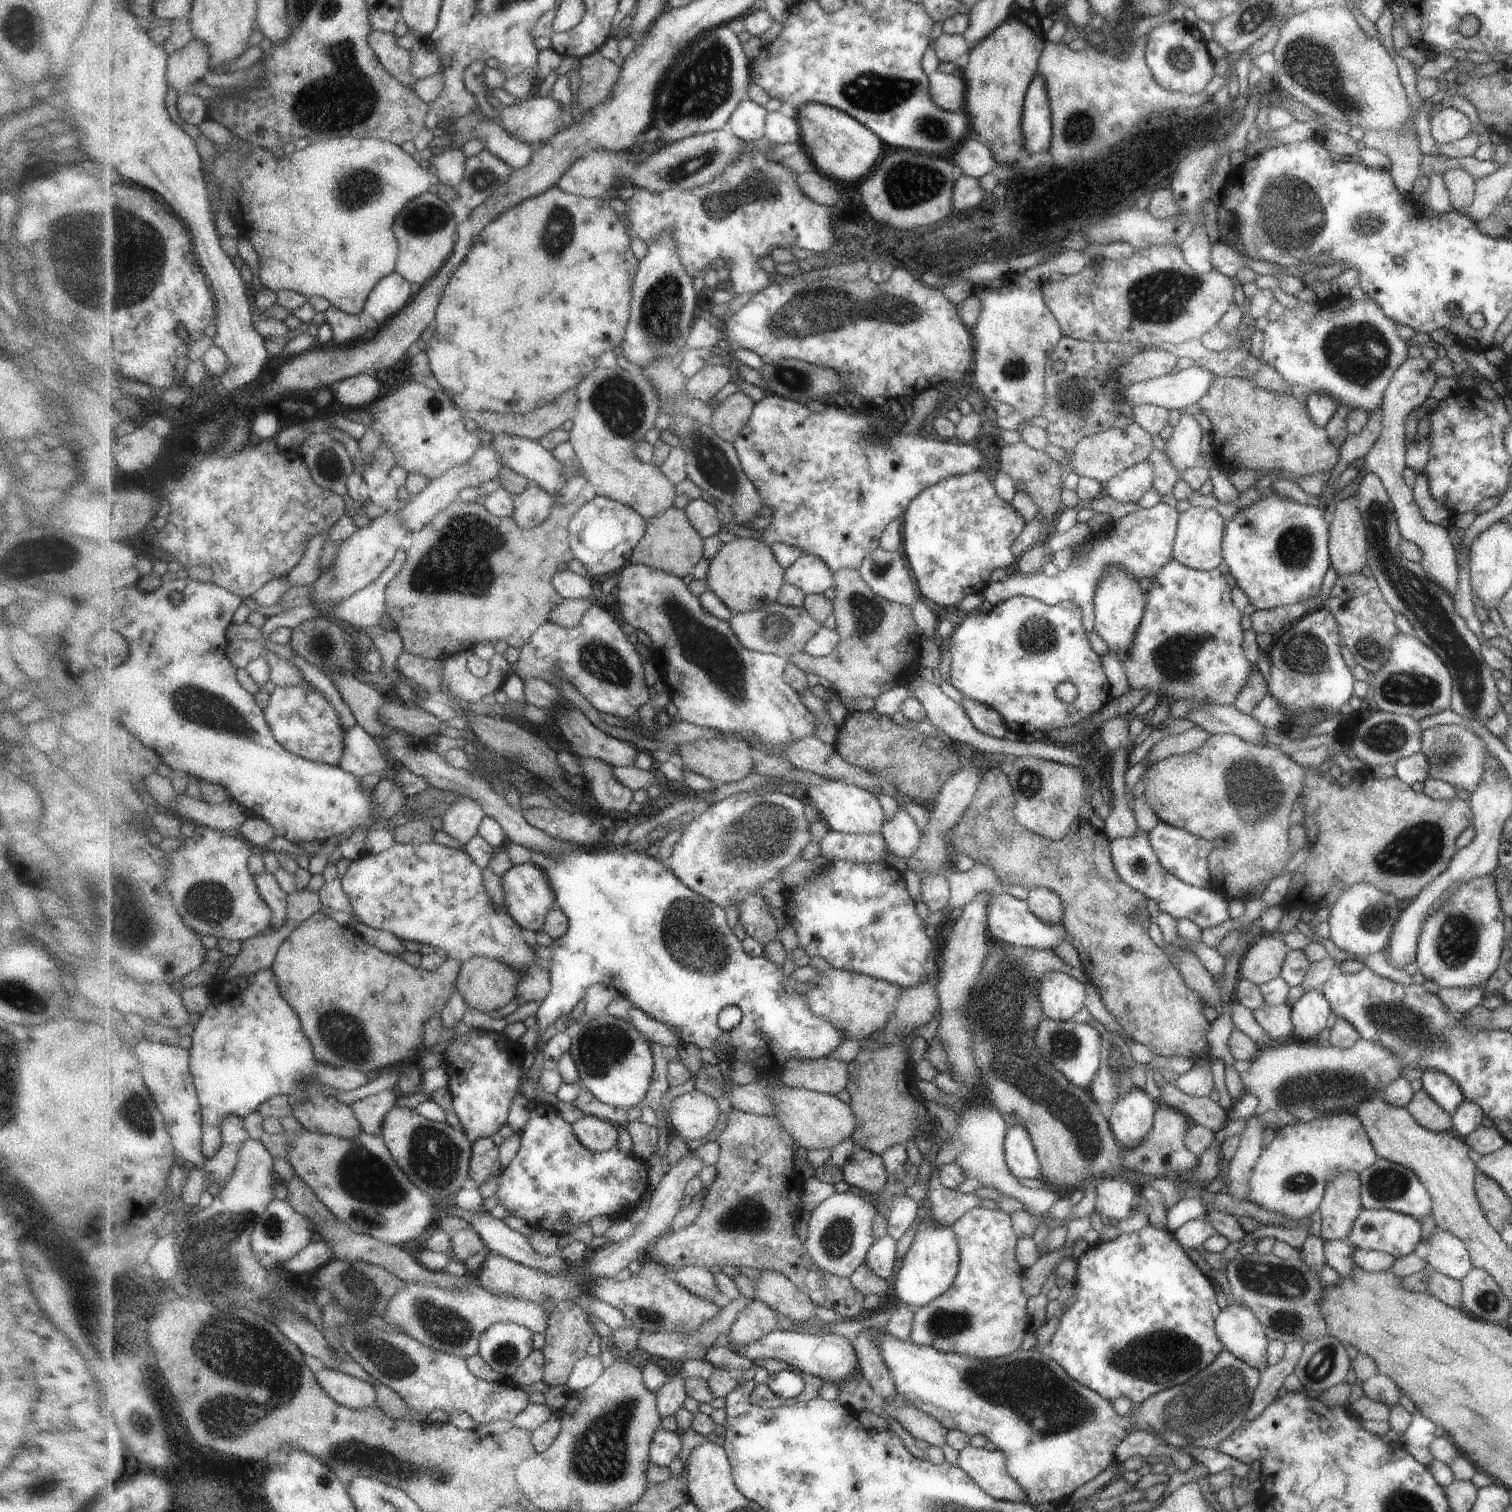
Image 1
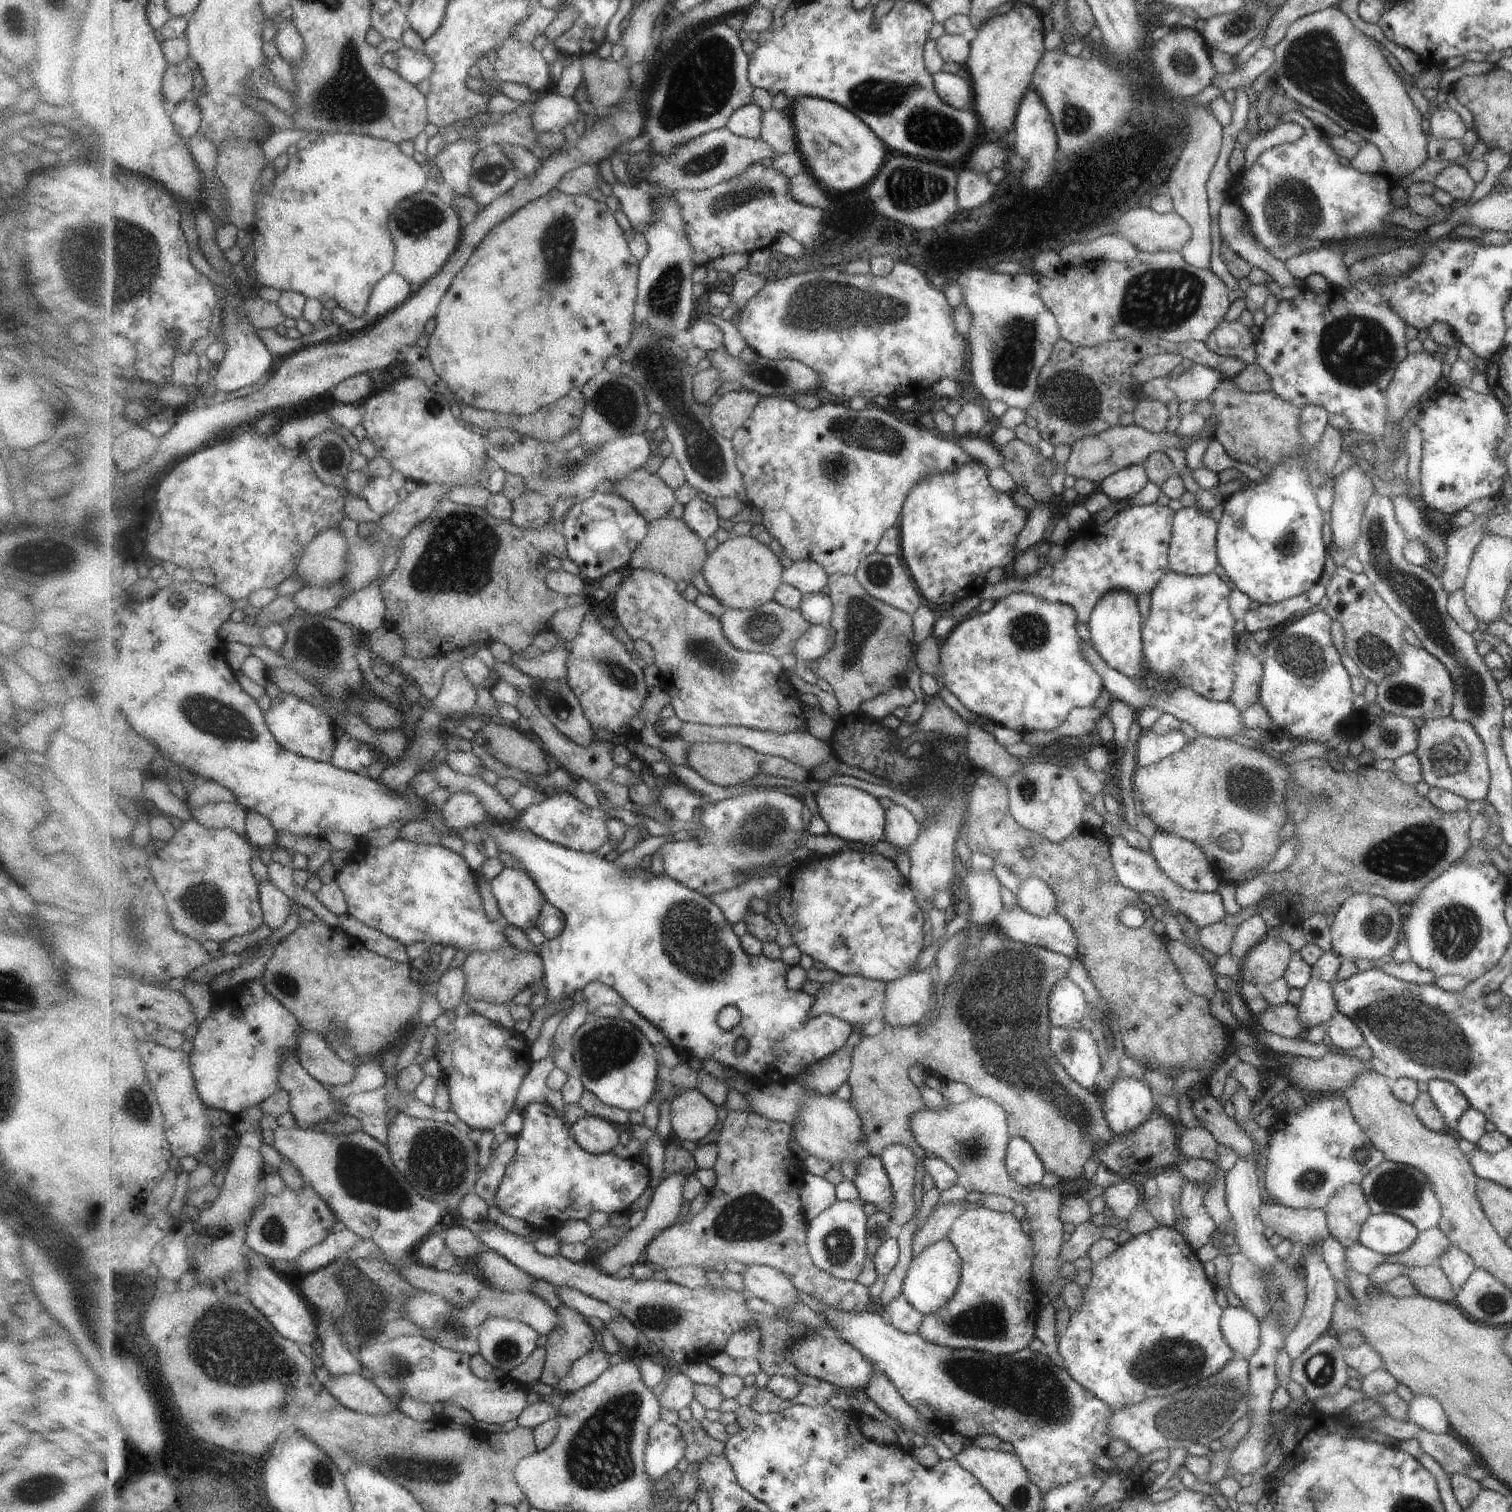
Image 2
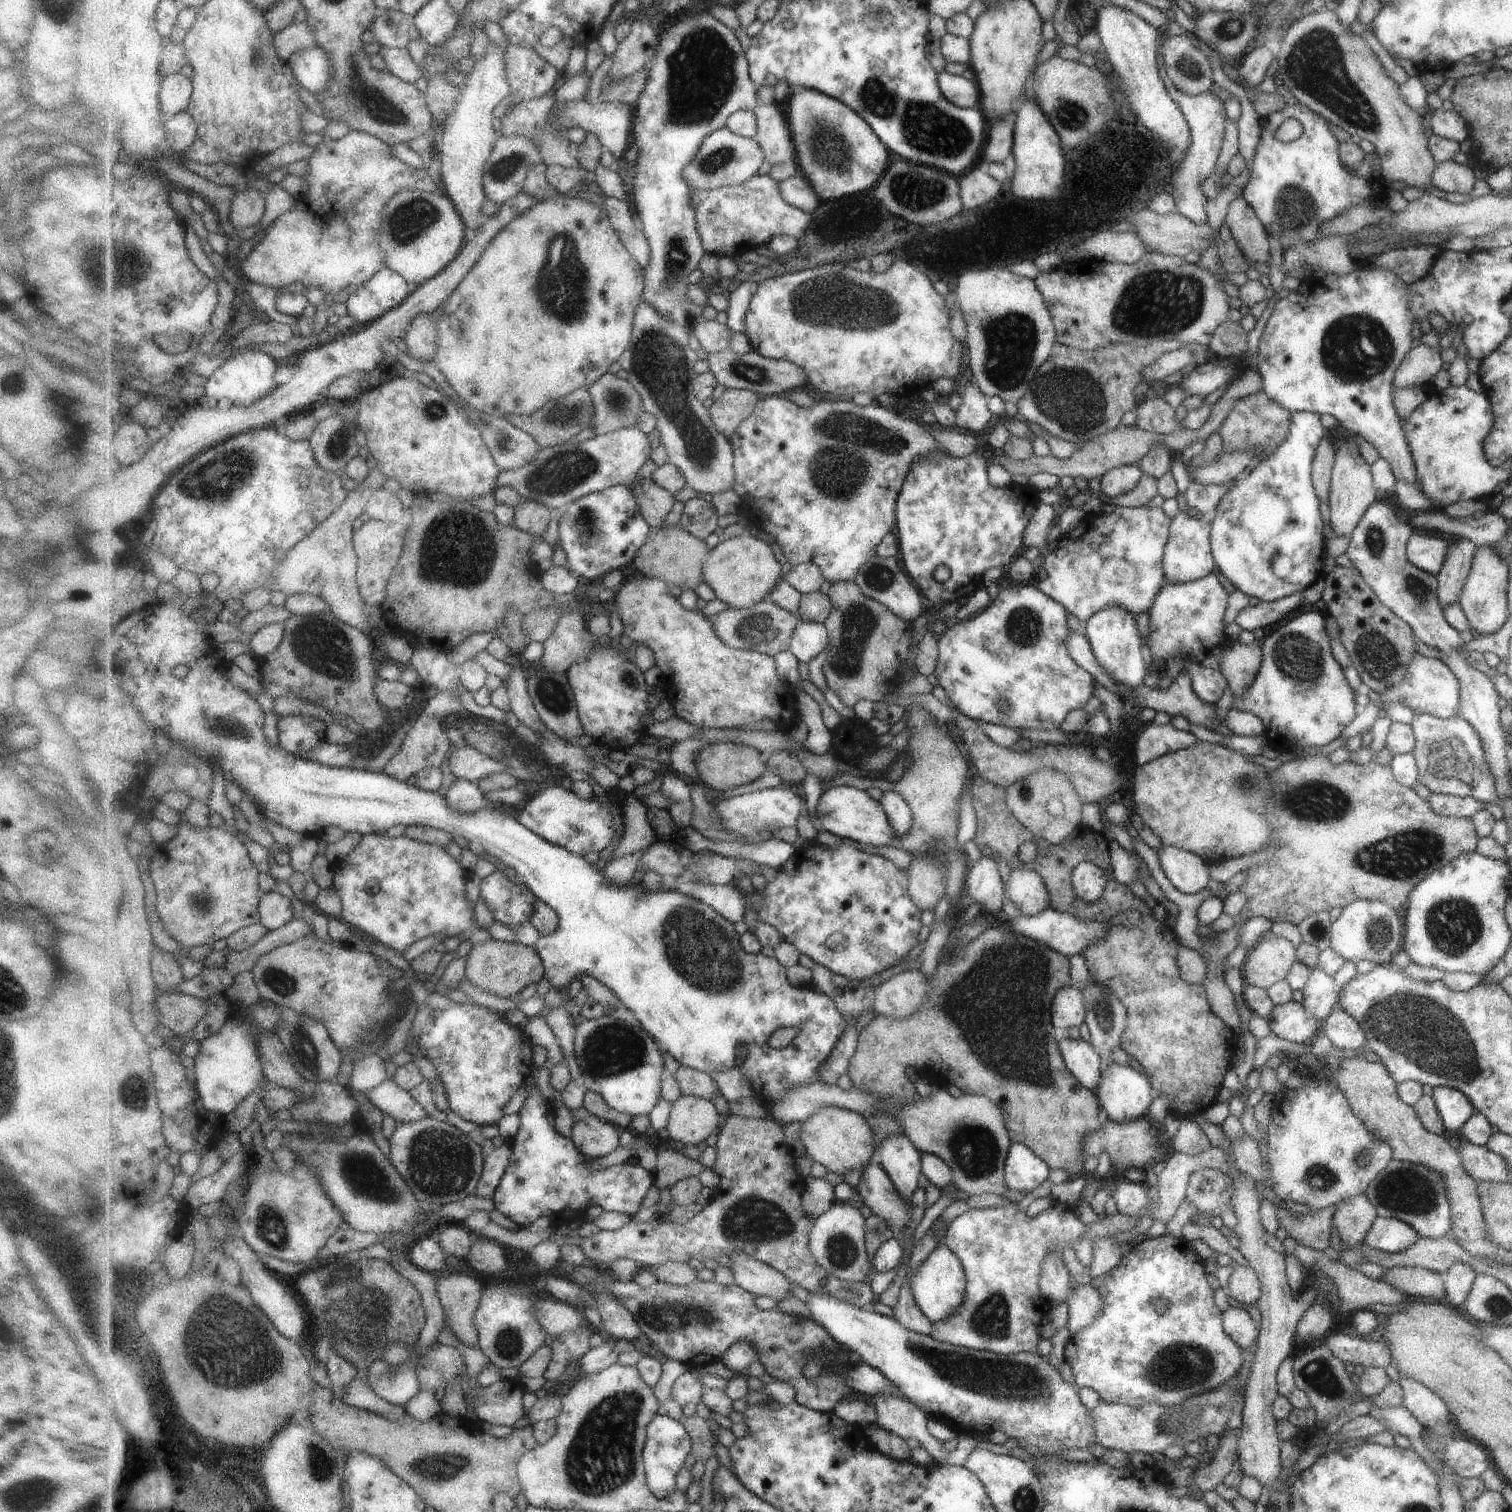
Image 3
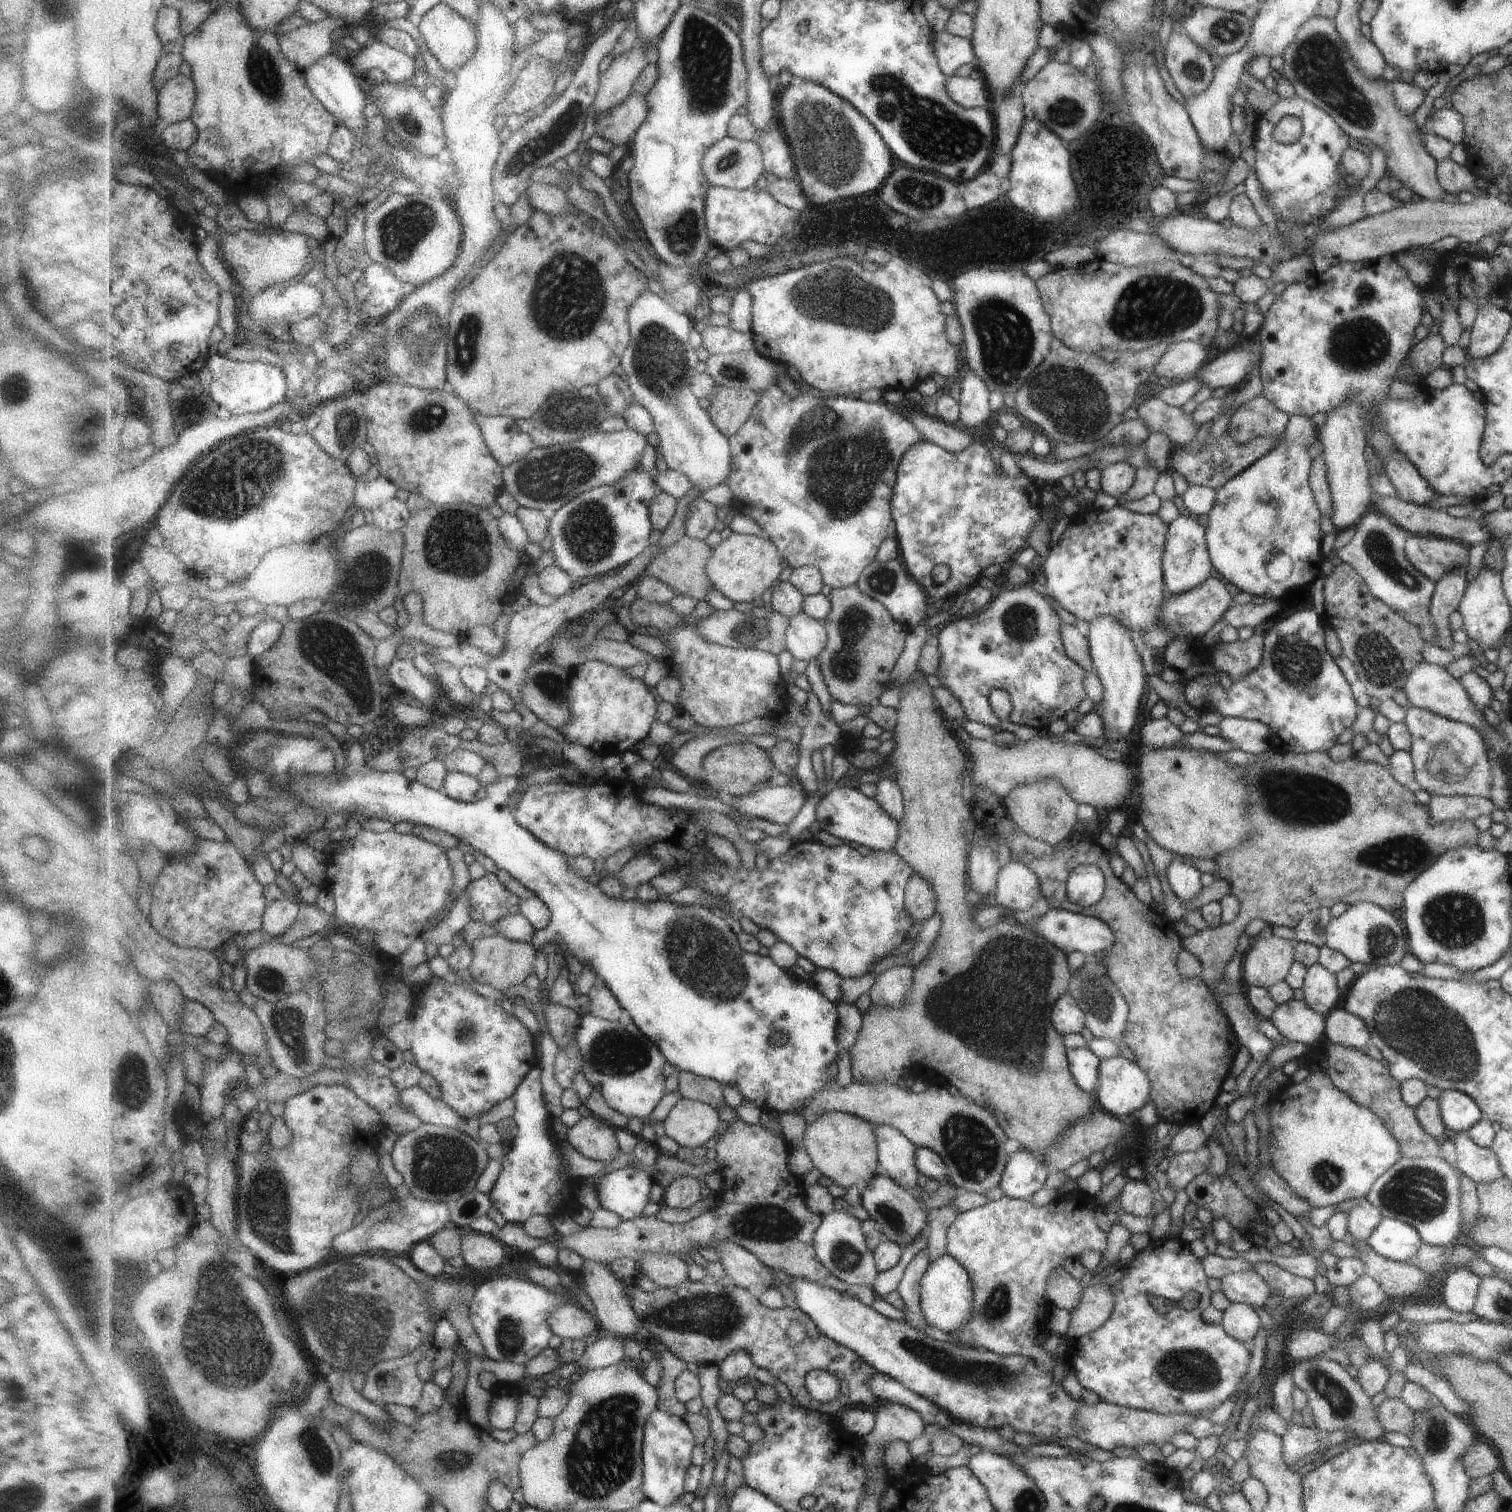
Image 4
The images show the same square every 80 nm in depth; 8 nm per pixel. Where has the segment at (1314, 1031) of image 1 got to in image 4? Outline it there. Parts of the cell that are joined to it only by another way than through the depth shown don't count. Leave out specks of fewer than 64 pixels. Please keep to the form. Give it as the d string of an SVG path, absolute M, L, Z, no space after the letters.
M1319 964L1306 969L1301 990L1303 1002L1322 1016L1326 1016L1339 1000L1335 973L1328 972Z

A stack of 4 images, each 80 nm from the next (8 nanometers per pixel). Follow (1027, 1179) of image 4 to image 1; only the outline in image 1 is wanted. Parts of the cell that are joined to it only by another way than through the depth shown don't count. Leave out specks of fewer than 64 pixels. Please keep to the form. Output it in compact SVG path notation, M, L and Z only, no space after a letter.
M1023 1125L1006 1126L1004 1142L1005 1166L1015 1179L1034 1179L1040 1176L1031 1139Z

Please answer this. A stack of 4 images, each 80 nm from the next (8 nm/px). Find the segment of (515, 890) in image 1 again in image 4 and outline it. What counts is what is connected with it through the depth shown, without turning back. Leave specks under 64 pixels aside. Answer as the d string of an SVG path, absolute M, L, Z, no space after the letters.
M488 873L483 878L472 881L465 890L470 918L488 924L497 922L509 914L519 913L519 896L505 888L497 874Z

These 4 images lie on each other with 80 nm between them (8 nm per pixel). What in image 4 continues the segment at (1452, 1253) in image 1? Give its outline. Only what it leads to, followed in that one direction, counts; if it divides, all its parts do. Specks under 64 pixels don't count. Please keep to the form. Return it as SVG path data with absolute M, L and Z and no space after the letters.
M1458 1267L1445 1278L1441 1286L1443 1305L1457 1313L1468 1313L1473 1308L1480 1278L1465 1267Z

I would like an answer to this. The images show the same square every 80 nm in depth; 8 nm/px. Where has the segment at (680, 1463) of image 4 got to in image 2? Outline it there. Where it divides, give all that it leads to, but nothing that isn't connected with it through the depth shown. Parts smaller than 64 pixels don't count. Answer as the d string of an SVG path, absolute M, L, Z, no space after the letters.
M661 1419L653 1426L646 1448L646 1469L653 1483L666 1478L666 1474L685 1456L686 1448L687 1442L678 1425Z

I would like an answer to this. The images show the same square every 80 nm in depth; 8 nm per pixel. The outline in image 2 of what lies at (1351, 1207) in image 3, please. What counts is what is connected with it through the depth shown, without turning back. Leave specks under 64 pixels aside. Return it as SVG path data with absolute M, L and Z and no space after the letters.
M1357 1183L1339 1188L1321 1210L1325 1213L1328 1236L1345 1249L1355 1244L1361 1224L1371 1215Z

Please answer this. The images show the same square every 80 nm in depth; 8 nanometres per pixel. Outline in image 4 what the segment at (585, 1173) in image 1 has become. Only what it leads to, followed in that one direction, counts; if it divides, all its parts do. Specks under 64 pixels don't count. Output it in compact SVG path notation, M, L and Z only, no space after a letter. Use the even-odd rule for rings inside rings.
M535 1066L526 1076L524 1083L513 1094L515 1100L515 1112L513 1118L518 1126L517 1137L511 1143L511 1150L505 1155L503 1170L495 1188L489 1194L494 1207L501 1213L509 1223L525 1223L531 1216L537 1214L543 1217L551 1216L553 1210L563 1208L563 1202L571 1196L571 1184L569 1184L569 1172L565 1168L563 1156L559 1146L553 1142L549 1134L549 1122L545 1120L545 1100L543 1100L543 1088L541 1088L541 1066ZM628 1167L611 1170L601 1178L599 1188L597 1188L600 1204L606 1210L621 1216L623 1222L639 1218L643 1215L645 1206L649 1204L649 1192L651 1192L654 1182L655 1180L647 1172L639 1170L639 1168Z

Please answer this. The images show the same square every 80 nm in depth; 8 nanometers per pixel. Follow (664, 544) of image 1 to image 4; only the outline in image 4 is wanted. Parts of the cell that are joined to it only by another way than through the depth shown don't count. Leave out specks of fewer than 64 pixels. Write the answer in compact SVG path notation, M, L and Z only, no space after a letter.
M688 535L683 536L677 544L665 548L663 554L647 566L646 572L659 578L659 580L663 580L665 584L669 584L676 595L689 596L689 598L695 598L697 602L707 602L705 600L707 594L715 589L713 582L710 582L707 575L707 564L713 553L714 550L711 549L706 540L691 538Z

